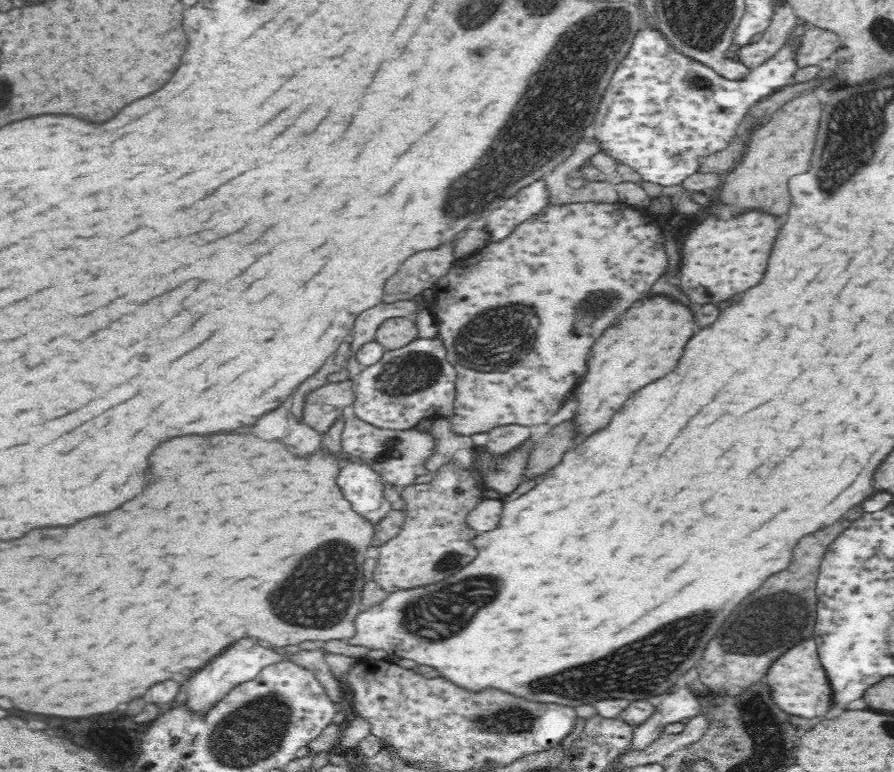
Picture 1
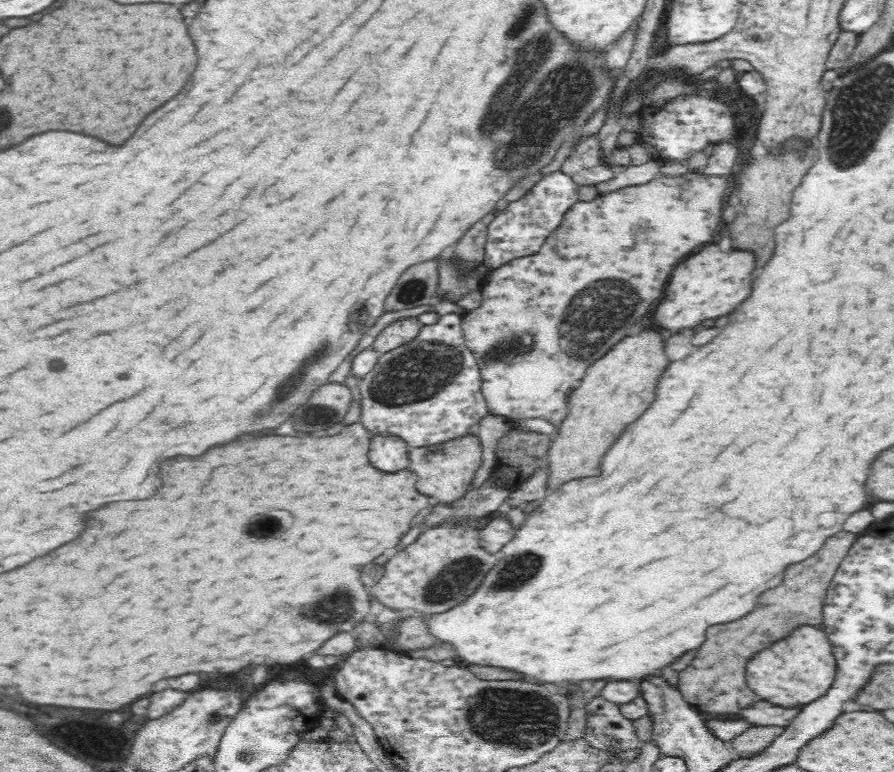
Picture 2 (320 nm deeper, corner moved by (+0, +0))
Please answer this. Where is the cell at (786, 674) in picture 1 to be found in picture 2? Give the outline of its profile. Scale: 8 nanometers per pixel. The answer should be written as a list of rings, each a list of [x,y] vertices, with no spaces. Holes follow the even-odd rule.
[[[802,628],[794,632],[792,638],[778,642],[766,652],[760,652],[748,664],[746,678],[750,688],[756,690],[760,698],[784,708],[796,708],[824,696],[824,692],[832,686],[834,670],[836,670],[836,662],[832,660],[830,644],[824,632],[816,628]],[[792,652],[802,652],[802,654],[792,654]]]

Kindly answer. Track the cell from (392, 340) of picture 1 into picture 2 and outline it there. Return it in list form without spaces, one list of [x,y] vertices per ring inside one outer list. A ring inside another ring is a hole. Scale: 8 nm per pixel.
[[[417,317],[398,319],[382,329],[370,348],[377,350],[379,353],[390,352],[392,349],[414,340],[421,327],[422,324]]]

